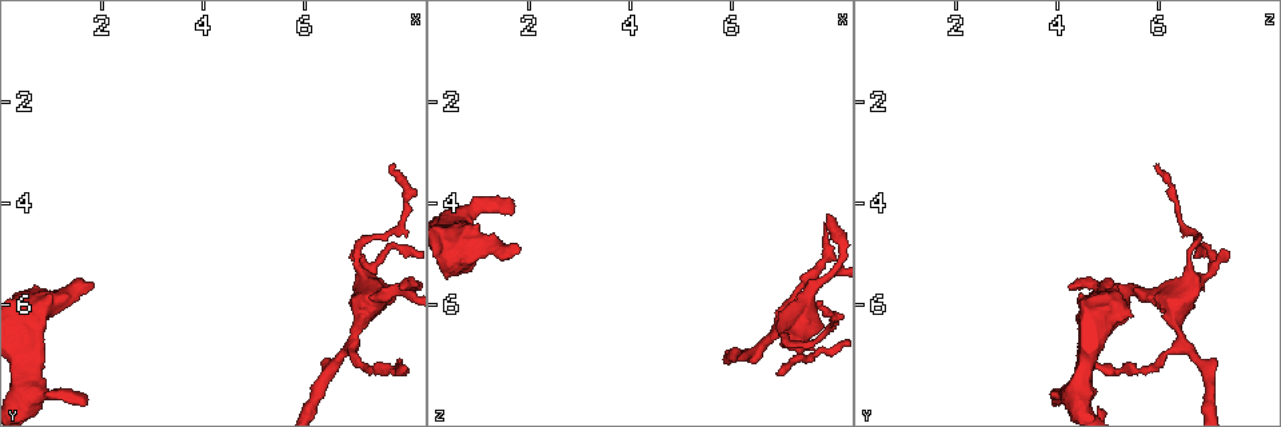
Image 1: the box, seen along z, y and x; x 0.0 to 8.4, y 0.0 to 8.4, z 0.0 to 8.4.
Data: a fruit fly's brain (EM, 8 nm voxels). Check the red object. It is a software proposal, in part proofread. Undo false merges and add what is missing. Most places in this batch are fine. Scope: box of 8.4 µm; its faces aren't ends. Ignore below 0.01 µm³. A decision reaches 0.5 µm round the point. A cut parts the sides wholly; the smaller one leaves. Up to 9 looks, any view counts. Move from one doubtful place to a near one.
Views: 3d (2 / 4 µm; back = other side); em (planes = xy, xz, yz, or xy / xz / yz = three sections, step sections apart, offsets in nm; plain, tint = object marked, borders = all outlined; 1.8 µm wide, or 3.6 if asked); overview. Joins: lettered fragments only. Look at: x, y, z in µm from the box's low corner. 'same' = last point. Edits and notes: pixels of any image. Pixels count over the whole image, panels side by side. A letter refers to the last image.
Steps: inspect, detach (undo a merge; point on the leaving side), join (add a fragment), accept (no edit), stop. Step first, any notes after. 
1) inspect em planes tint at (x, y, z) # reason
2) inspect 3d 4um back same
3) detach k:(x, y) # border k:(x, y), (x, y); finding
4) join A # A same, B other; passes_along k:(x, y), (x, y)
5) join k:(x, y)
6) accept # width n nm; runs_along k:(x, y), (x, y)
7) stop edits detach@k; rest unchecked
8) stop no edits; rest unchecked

inspect em planes borders at (6.90, 5.05, 7.40) # tapers out

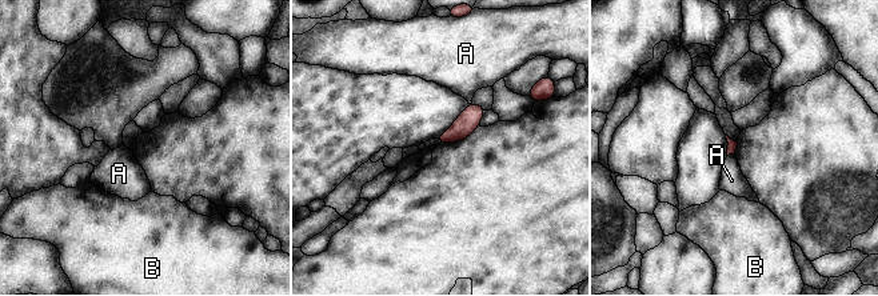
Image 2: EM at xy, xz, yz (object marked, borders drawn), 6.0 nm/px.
accept # A other, B other; none of them fits

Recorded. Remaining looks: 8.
inspect em planes tint at (7.95, 5.60, 5.40) # sharp bend

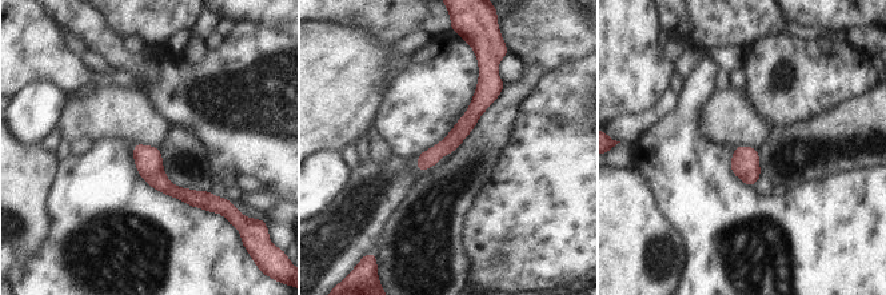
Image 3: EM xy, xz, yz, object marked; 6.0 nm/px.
inspect em planes borders same # see the neighbours

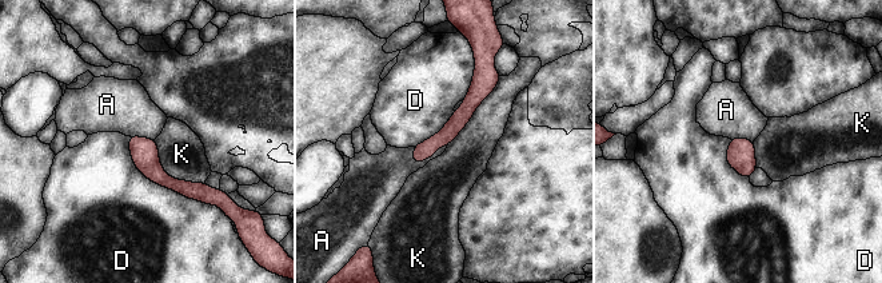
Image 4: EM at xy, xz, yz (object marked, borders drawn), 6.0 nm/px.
accept # longest_contact D 650 nm; A other, D other, K other; runs_along 4:(486, 71), (459, 120), (416, 158); continuous, no second neuron

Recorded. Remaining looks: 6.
inspect 3d 2um at (1.80, 5.65, 4.85) # an open end

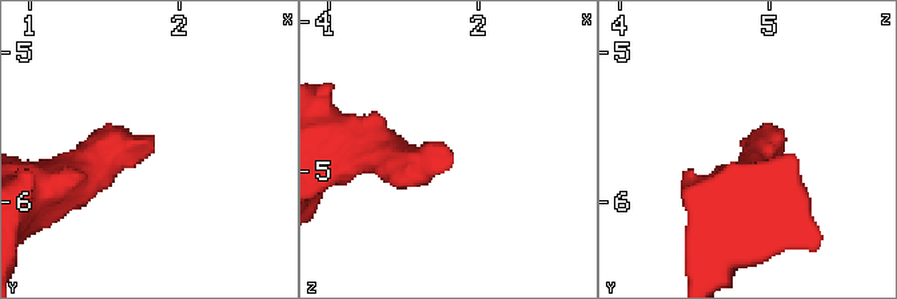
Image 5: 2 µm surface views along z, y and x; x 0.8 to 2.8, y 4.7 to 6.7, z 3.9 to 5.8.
inspect em planes borders at (1.78, 5.58, 4.86)

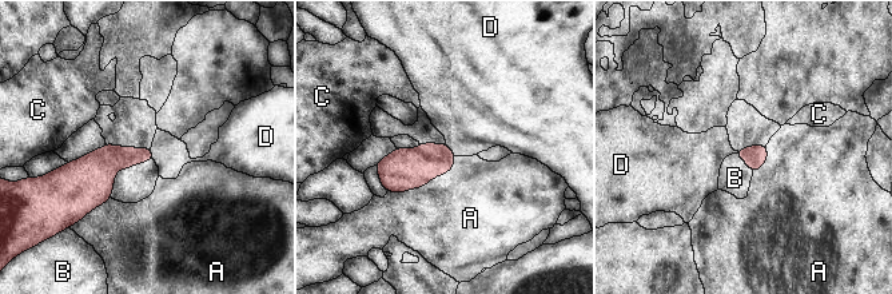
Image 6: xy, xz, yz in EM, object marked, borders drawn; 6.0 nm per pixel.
accept # A other, B other, C other, D other; border 6:(446, 143), (456, 155); none of them fits

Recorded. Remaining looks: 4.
inspect 3d 2um at (1.60, 7.85, 4.15) # free end

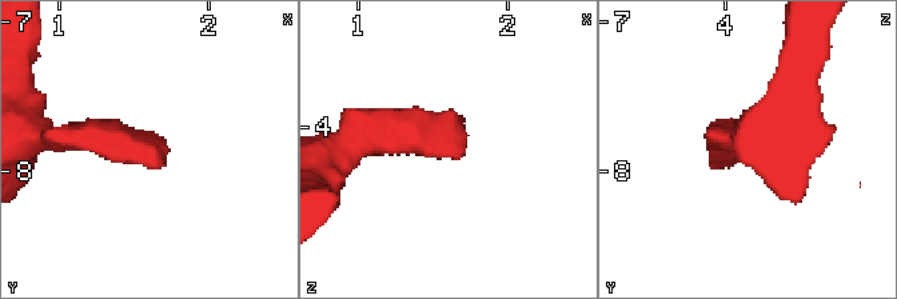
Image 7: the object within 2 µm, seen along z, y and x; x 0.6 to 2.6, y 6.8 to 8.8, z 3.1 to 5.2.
inspect em xy step 8 tint at (1.66, 7.84, 4.20)

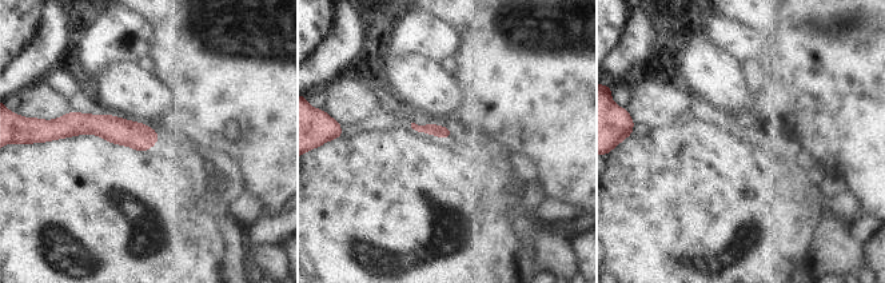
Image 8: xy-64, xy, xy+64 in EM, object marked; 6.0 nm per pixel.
inspect em planes borders same # another direction

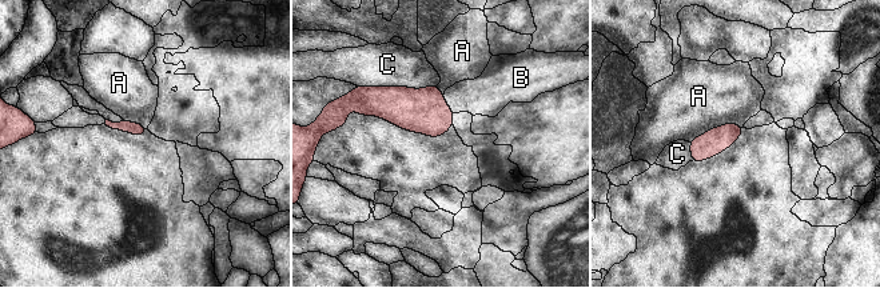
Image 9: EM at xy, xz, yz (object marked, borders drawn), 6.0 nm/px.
join 9:(486, 95) # A other, B same, C other; passes_along 9:(423, 111), (446, 104), (486, 95); it goes on there

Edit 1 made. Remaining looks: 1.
stop edits join@9; rest unchecked

